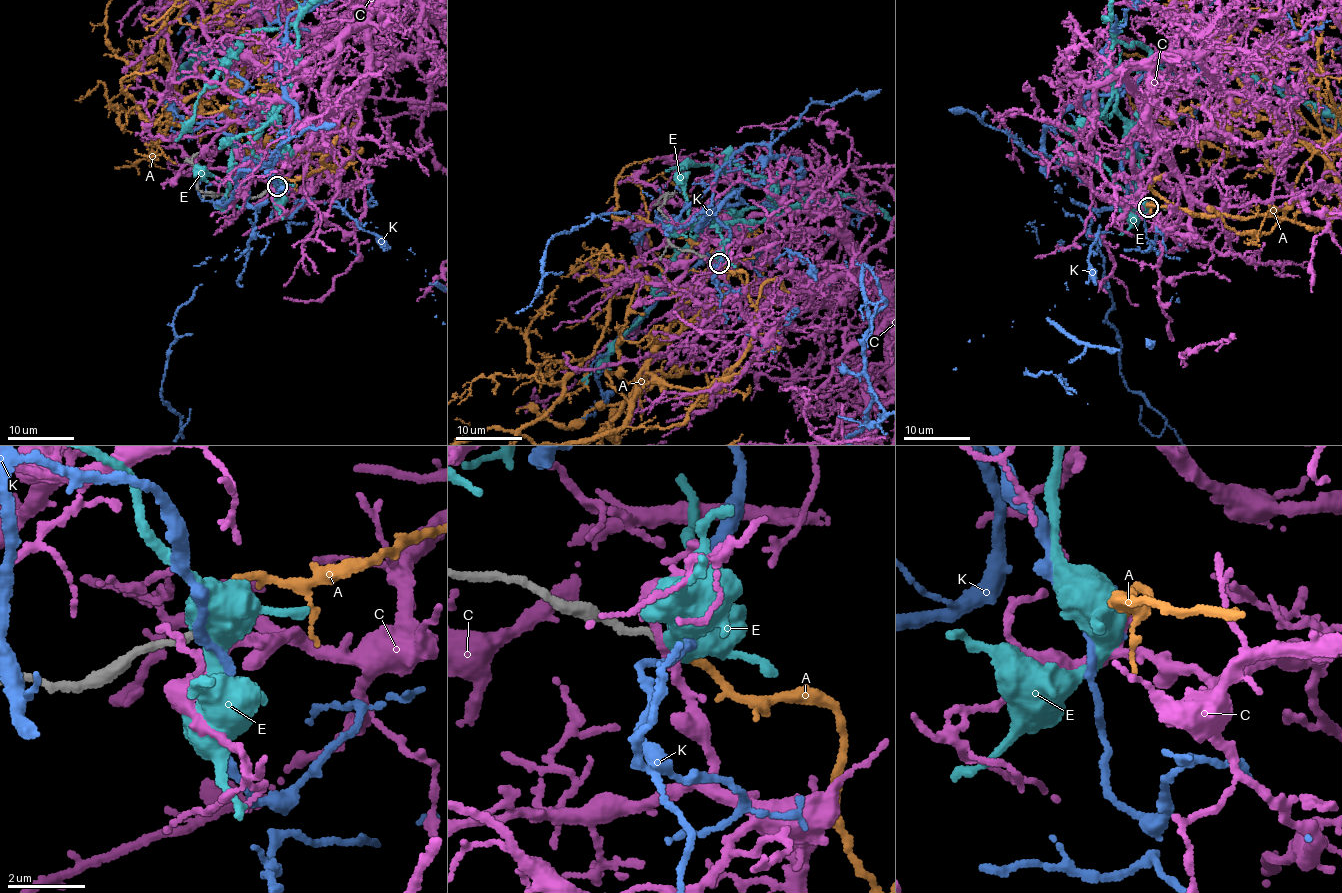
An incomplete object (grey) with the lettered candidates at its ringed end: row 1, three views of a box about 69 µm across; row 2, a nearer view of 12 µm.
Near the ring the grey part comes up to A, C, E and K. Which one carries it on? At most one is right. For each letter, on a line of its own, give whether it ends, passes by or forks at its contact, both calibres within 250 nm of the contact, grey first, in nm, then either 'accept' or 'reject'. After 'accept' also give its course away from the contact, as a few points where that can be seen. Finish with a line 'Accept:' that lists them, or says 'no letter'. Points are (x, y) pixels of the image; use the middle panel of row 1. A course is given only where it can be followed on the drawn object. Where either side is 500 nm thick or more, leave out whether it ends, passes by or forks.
A: it ends | 200/170 nm | accept
C: it passes by | 200/150 nm | reject
E: 200/600 nm | reject
K: it passes by | 220/200 nm | reject
Accept: A

